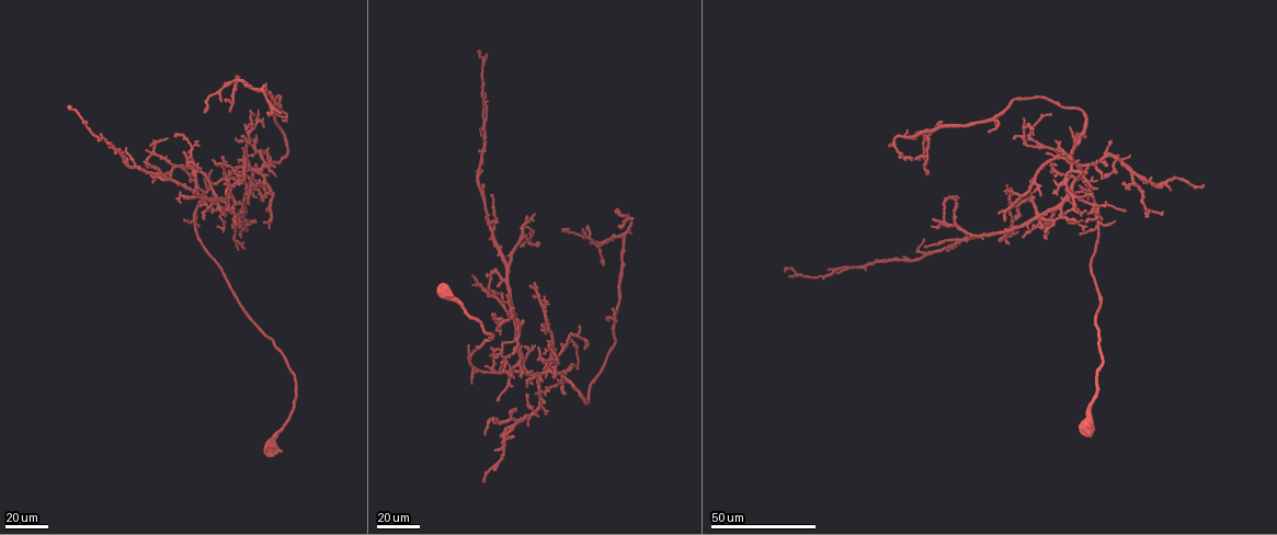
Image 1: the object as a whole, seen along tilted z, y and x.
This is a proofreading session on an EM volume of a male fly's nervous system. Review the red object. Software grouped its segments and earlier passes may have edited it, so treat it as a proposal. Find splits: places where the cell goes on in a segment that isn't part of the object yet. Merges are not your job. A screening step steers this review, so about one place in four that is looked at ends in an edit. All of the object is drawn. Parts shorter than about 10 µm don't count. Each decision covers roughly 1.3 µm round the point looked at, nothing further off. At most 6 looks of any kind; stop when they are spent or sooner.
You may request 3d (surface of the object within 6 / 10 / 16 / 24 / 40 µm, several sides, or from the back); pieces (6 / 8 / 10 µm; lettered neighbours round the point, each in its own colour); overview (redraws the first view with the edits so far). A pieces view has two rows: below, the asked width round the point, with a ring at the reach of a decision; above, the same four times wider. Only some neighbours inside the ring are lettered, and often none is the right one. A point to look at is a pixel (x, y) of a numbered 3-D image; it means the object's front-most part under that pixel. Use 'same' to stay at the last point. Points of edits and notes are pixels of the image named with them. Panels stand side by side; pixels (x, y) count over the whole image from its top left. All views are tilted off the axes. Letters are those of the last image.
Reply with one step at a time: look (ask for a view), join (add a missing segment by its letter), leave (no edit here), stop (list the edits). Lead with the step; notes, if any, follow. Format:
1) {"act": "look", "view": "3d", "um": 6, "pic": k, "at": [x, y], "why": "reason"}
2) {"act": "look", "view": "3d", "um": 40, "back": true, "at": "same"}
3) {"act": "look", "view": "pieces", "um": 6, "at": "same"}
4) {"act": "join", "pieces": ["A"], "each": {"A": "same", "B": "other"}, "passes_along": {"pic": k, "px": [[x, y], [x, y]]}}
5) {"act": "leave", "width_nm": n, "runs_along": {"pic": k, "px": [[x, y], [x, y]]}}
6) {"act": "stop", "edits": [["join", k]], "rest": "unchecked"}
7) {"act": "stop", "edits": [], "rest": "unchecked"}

{"act": "look", "view": "3d", "um": 40, "pic": 1, "at": [101, 133], "why": "an open end"}

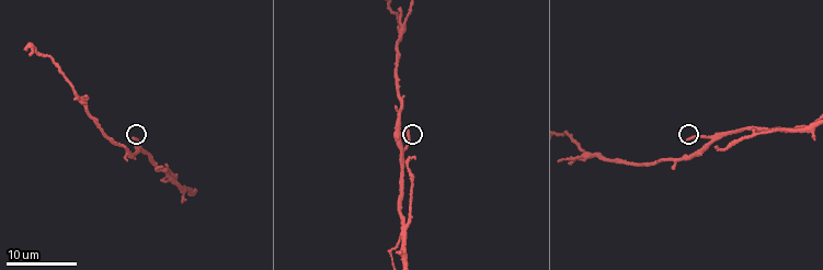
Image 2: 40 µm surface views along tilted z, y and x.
{"act": "look", "view": "pieces", "um": 8, "pic": 2, "at": [407, 131]}

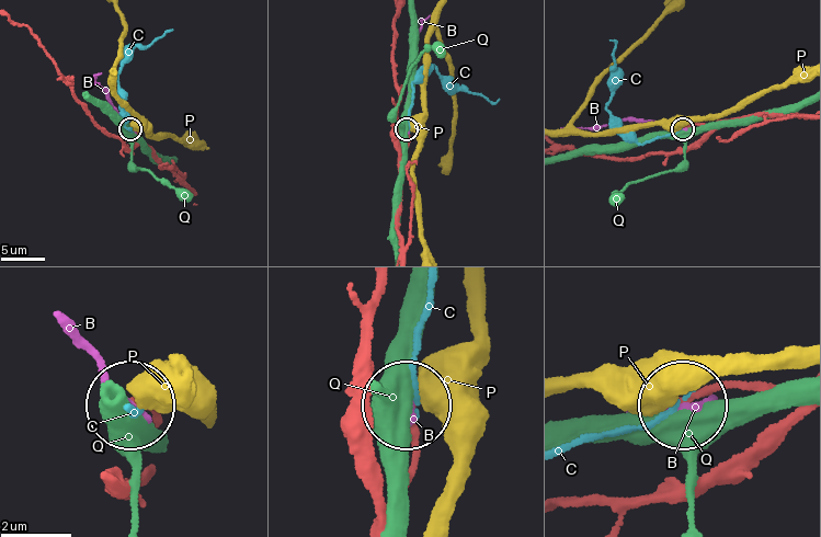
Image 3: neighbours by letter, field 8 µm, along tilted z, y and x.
{"act": "leave", "each": {"B": "other", "C": "other", "P": "other", "Q": "other"}, "found": "no lettered segment goes on from it"}

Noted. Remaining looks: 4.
{"act": "look", "view": "3d", "um": 24, "pic": 1, "at": [543, 366], "why": "thin end"}

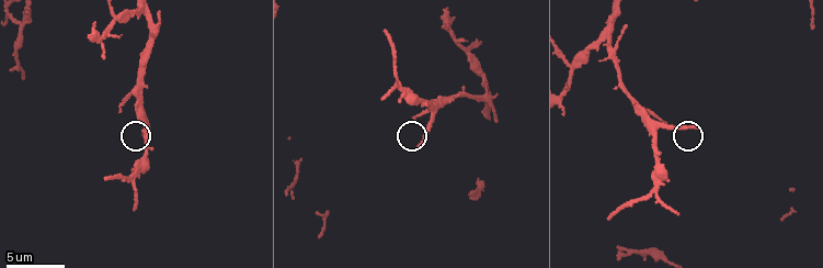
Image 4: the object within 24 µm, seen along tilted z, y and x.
{"act": "look", "view": "pieces", "um": 8, "pic": 4, "at": [697, 125], "why": "what lies round it"}

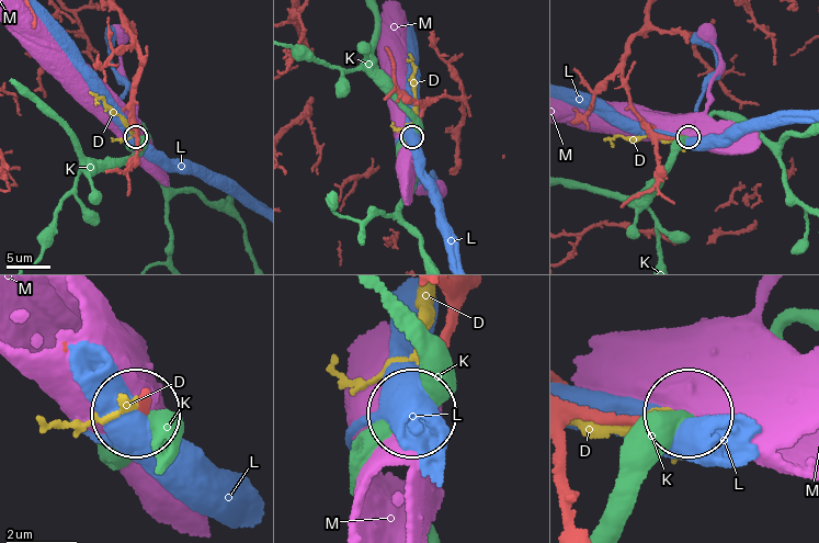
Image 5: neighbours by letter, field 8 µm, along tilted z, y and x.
{"act": "leave", "each": {"D": "other", "K": "other", "L": "other", "M": "other"}, "found": "none of them fits"}

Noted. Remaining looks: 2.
{"act": "look", "view": "3d", "um": 40, "pic": 1, "at": [563, 393], "why": "branch stops here"}

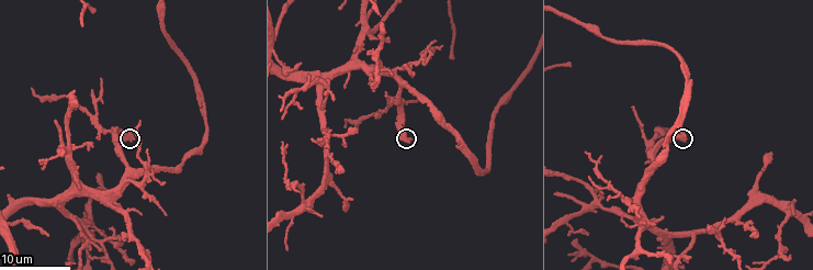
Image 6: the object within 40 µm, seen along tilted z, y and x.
{"act": "look", "view": "pieces", "um": 8, "pic": 6, "at": [132, 138]}

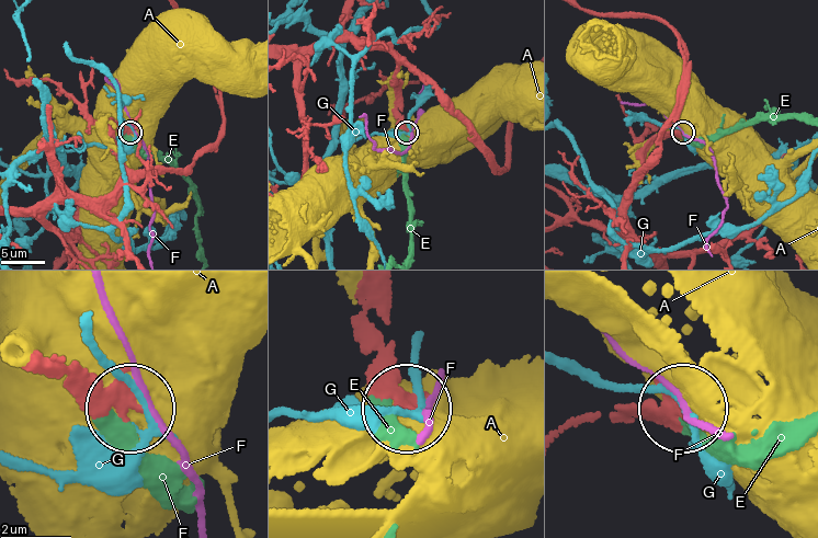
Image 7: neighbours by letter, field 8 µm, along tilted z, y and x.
{"act": "join", "pieces": ["E"], "each": {"A": "other", "E": "same", "F": "other", "G": "other"}, "passes_along": {"pic": 7, "px": [[629, 421], [669, 416], [717, 441], [764, 445]]}, "found": "it goes on there"}

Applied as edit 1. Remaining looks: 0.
{"act": "stop", "edits": [["join", 7]], "rest": "unchecked"}

